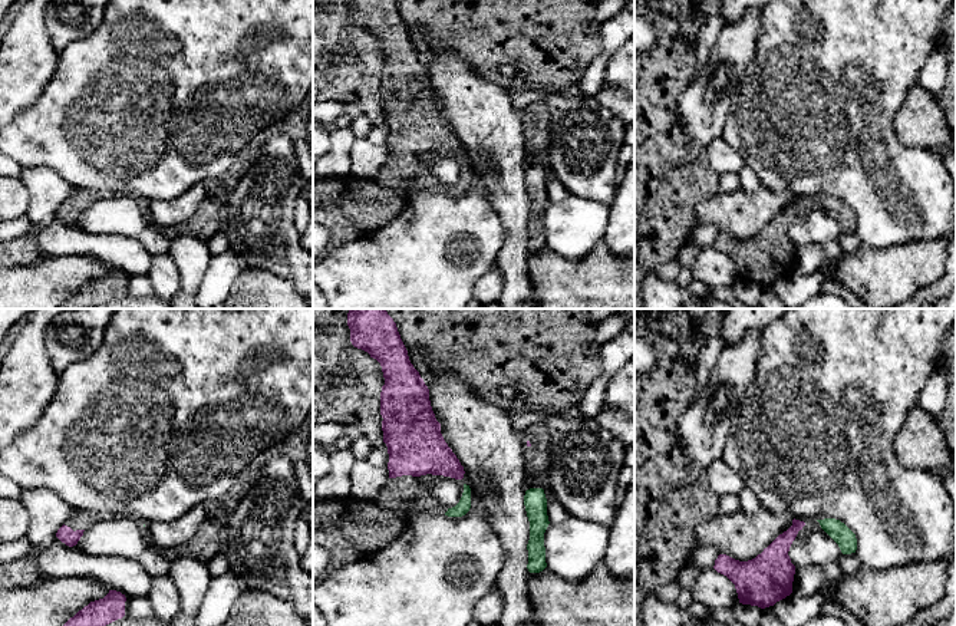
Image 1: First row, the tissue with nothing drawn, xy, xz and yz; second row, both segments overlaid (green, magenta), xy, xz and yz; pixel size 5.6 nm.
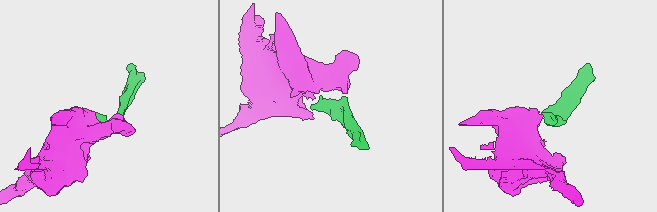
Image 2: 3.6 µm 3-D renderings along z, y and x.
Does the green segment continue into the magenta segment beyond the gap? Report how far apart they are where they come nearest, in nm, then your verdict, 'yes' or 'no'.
gap 40 nm; yes

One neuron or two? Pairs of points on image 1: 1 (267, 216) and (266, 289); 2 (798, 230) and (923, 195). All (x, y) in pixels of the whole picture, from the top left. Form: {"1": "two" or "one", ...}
{"1": "two", "2": "two"}

